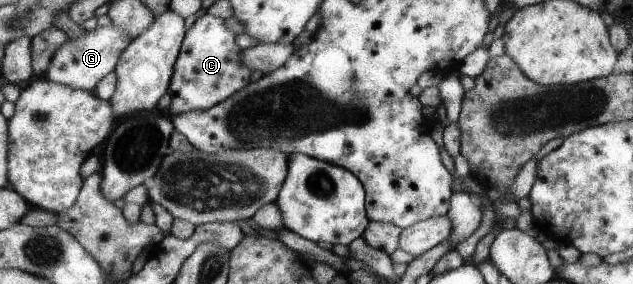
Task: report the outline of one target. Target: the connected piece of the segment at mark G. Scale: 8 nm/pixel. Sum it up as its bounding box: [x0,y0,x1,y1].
[45,23,133,93]

